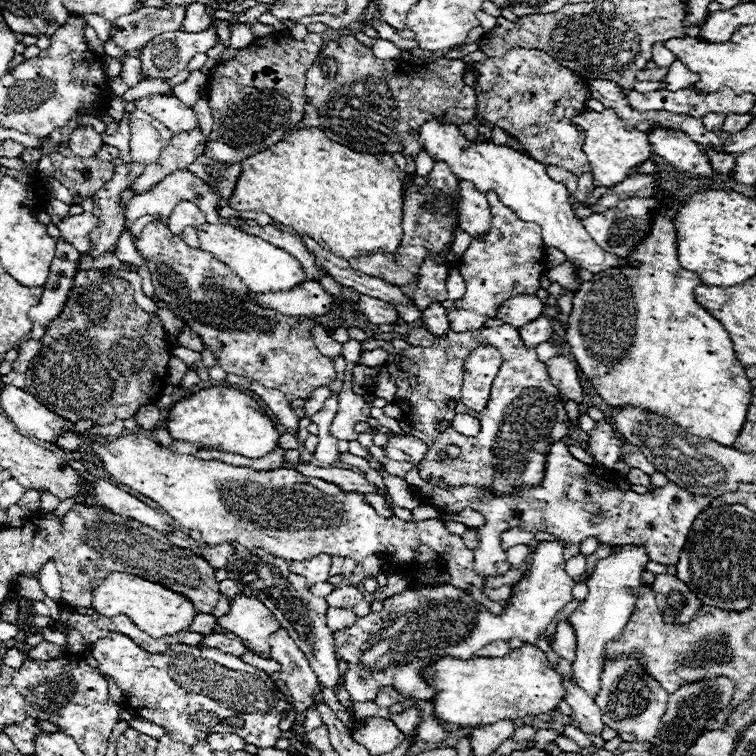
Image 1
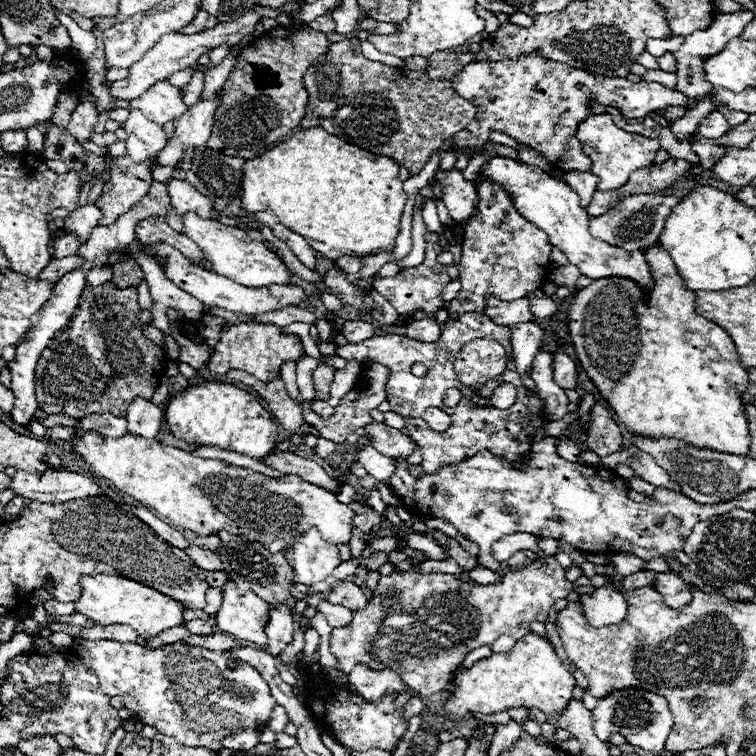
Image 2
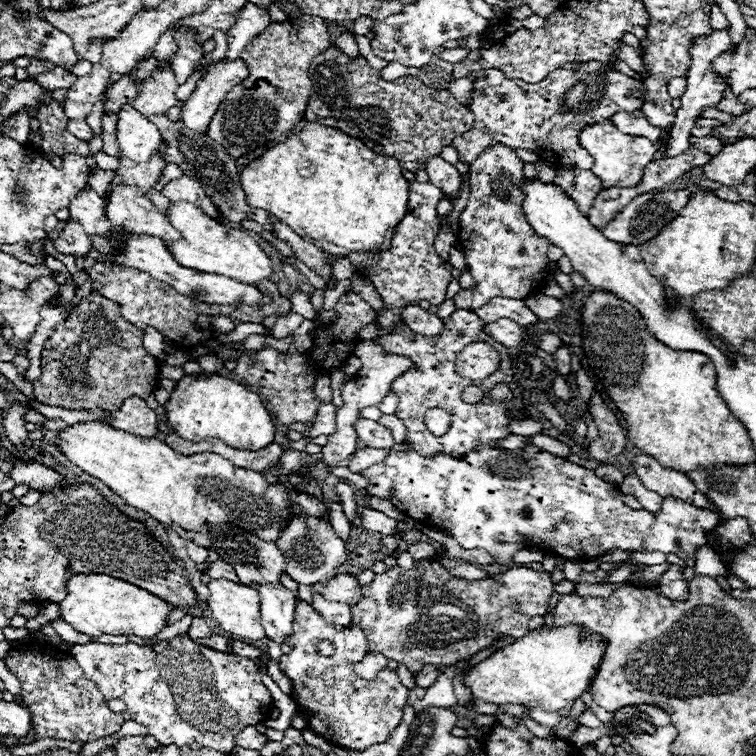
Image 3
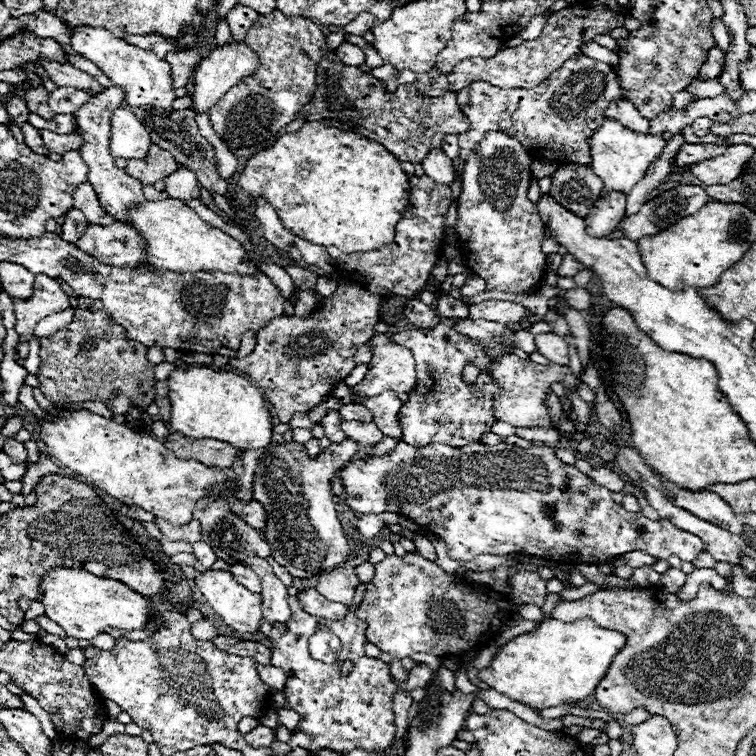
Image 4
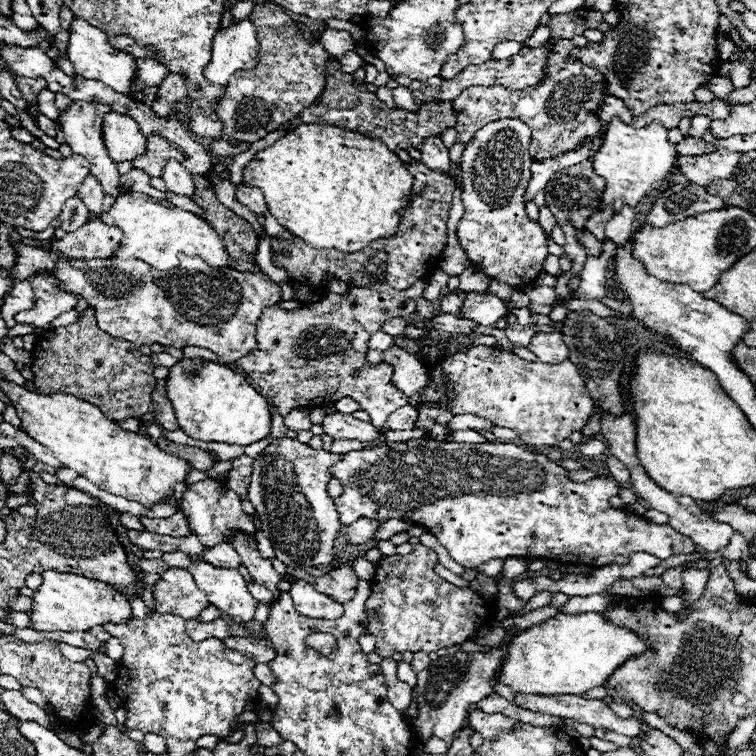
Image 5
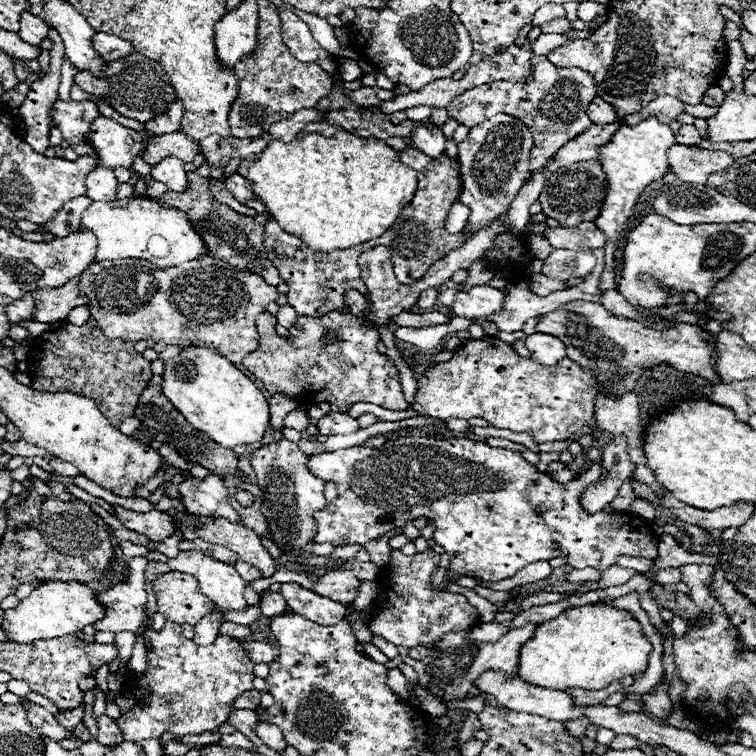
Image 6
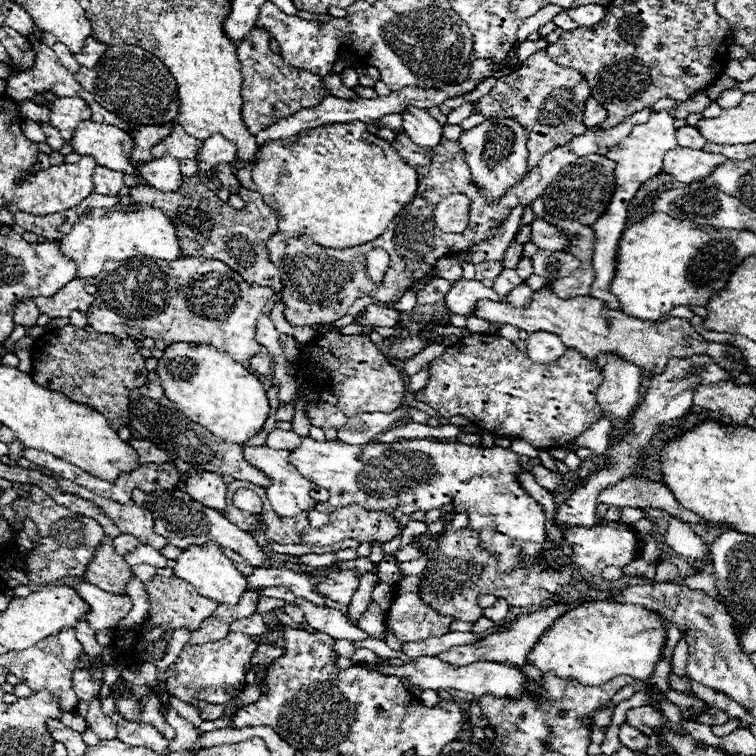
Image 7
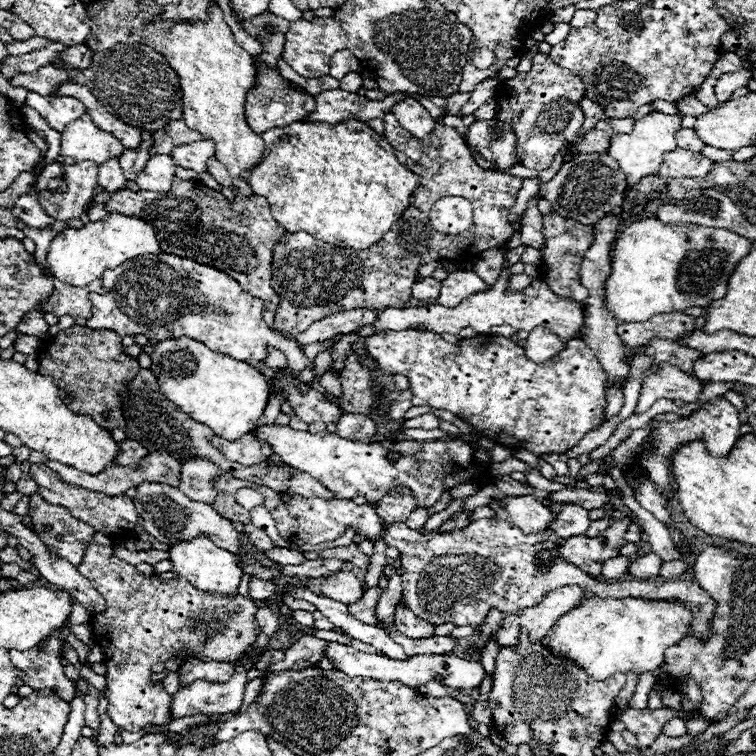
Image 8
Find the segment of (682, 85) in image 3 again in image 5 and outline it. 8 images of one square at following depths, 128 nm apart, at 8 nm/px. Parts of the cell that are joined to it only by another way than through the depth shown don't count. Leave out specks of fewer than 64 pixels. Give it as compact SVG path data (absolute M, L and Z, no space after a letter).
M716 76L716 80L710 80L708 82L708 88L714 92L716 97L721 97L723 100L728 99L728 95L732 90L734 90L734 86L732 86L732 80L726 76Z

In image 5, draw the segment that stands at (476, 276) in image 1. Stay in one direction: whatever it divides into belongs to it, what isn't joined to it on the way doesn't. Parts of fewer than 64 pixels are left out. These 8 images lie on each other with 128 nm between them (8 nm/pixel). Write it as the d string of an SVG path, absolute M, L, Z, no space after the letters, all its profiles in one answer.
M496 120L476 132L466 144L462 166L464 216L458 222L458 238L474 270L484 272L512 288L532 284L548 256L546 236L538 222L530 222L524 210L524 192L530 180L532 158L528 146L530 128L520 120Z

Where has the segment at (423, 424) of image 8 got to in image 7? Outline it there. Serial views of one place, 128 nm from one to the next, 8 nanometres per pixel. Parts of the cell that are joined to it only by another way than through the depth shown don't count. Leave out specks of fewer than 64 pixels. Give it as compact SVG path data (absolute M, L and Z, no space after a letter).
M398 408L390 414L356 414L356 416L348 416L346 424L338 430L338 438L348 442L348 444L364 444L364 442L372 442L376 440L382 432L390 430L392 424L400 418L406 416L412 417L415 423L428 424L428 415L415 408Z

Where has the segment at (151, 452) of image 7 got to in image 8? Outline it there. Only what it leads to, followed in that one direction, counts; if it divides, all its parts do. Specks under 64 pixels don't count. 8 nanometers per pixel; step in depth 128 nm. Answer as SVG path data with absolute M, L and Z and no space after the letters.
M122 440L122 442L118 442L118 448L120 448L120 452L116 456L116 464L120 464L120 466L130 466L148 454L146 448L134 440Z

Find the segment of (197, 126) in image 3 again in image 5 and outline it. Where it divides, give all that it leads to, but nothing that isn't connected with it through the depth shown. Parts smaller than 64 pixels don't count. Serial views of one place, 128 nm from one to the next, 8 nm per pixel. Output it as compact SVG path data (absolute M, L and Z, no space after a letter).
M236 20L228 28L220 28L214 36L212 60L204 70L212 84L228 84L236 70L252 70L258 64L256 28L246 20Z

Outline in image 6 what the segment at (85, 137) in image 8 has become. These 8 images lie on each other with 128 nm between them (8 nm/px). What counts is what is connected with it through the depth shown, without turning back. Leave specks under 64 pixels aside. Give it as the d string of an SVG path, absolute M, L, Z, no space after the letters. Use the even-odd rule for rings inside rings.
M100 116L86 134L88 144L96 150L100 164L108 168L122 166L132 172L132 160L142 150L142 136L124 128L112 118ZM150 175L142 177L142 179L147 184L146 196L148 198L160 198L168 190L164 183L154 180Z

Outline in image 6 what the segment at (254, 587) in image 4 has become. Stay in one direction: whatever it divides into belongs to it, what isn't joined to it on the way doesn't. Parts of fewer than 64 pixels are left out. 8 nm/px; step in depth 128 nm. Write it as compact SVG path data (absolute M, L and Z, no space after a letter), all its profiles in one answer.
M274 592L274 594L264 594L260 606L262 606L262 614L268 616L268 618L280 616L282 612L284 612L284 614L290 614L290 612L292 612L292 610L286 606L286 600L284 600L278 592Z

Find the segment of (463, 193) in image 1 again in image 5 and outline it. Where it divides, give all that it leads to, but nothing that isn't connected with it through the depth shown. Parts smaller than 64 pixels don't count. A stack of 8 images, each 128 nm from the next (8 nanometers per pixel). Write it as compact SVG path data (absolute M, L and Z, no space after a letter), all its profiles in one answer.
M428 136L422 146L422 162L432 168L432 170L440 170L440 172L448 172L450 168L450 156L448 156L448 148L444 146L444 142L438 136Z

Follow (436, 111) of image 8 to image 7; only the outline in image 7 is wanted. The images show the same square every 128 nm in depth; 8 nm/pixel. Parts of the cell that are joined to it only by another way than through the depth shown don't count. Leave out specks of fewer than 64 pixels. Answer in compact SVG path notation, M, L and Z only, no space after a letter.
M476 58L470 66L470 78L462 84L452 84L452 86L444 86L444 88L432 88L432 90L424 90L424 88L412 88L412 86L406 86L402 90L396 90L392 92L390 96L378 96L378 98L372 98L372 100L366 100L366 98L358 98L358 100L346 100L346 98L336 98L336 96L324 96L324 100L316 106L316 108L308 108L304 112L298 112L296 116L290 116L288 120L280 120L280 124L272 124L272 128L264 128L264 132L258 132L256 134L256 142L258 144L264 144L268 140L278 140L278 138L288 138L288 136L296 136L298 132L302 130L310 130L310 128L318 128L318 126L324 126L324 124L346 124L346 122L352 122L352 120L362 120L362 122L374 122L374 120L380 120L382 116L386 114L396 114L396 112L402 112L406 106L416 106L416 108L432 108L432 106L440 106L446 98L456 98L460 94L466 94L470 92L478 82L482 82L484 78L490 78L494 76L498 64L488 64L488 60L480 60Z

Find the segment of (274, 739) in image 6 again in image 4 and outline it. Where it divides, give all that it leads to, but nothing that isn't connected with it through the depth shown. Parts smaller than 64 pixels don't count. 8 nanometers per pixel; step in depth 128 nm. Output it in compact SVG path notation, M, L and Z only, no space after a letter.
M260 724L260 726L256 726L252 732L248 732L244 738L246 738L246 742L248 742L250 746L262 748L262 746L270 746L270 744L274 742L274 732L272 732L272 728Z

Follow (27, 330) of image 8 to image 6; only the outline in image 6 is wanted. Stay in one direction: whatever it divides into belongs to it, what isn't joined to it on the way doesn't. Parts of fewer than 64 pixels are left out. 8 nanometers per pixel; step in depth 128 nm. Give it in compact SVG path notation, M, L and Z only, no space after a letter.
M24 294L20 300L14 300L12 304L6 306L6 316L12 324L16 324L16 322L22 322L22 320L32 320L34 310L36 310L36 306L34 306L32 296Z

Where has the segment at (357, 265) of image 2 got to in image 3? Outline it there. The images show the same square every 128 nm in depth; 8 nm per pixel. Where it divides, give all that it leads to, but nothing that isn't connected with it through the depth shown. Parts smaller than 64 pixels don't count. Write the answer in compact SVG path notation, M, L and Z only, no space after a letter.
M336 258L334 266L332 266L332 276L334 276L338 282L352 278L352 272L354 272L354 268L352 268L352 264L350 264L346 258Z

